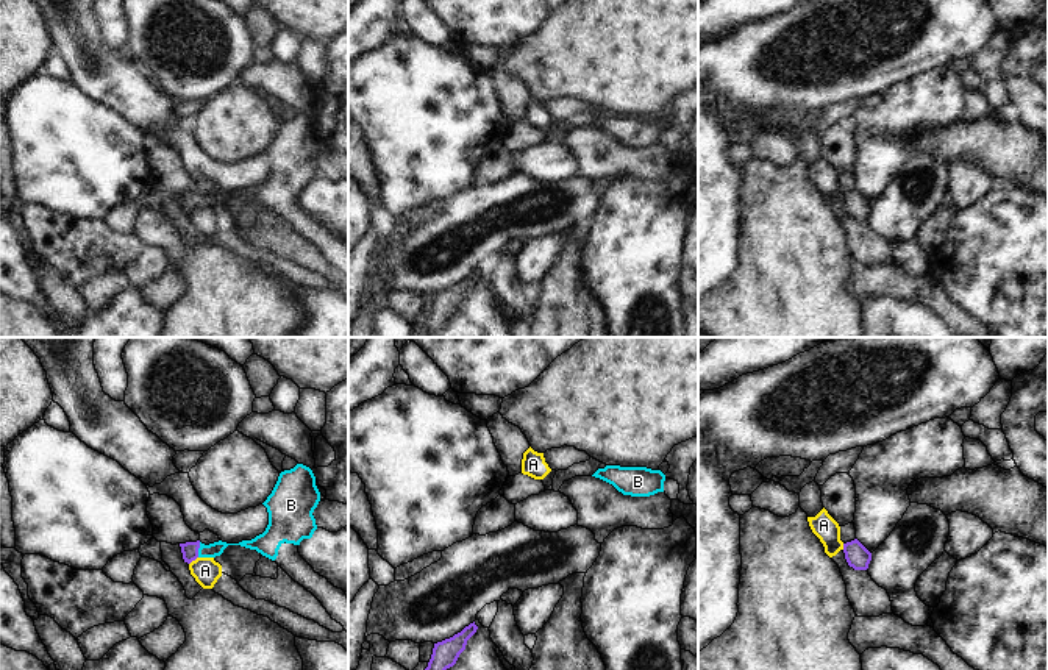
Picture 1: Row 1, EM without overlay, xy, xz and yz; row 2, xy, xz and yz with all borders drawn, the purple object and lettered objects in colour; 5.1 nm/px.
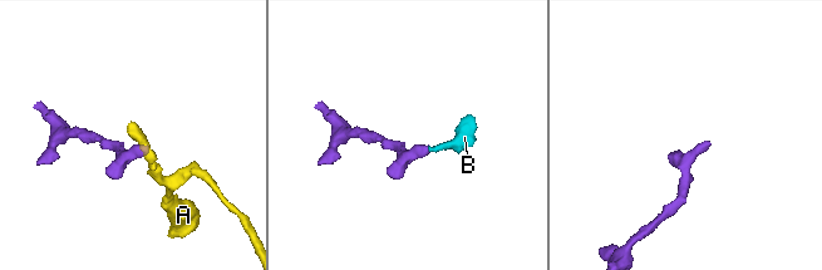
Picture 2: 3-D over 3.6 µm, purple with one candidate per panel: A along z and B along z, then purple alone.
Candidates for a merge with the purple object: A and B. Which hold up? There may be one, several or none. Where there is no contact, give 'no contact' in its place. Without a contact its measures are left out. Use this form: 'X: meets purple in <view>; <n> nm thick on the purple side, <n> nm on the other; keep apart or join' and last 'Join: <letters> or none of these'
A: meets purple in xy; 90 nm thick on the purple side, 140 nm on the other; keep apart
B: meets purple in xy; 90 nm thick on the purple side, 70 nm on the other; join
Join: B

